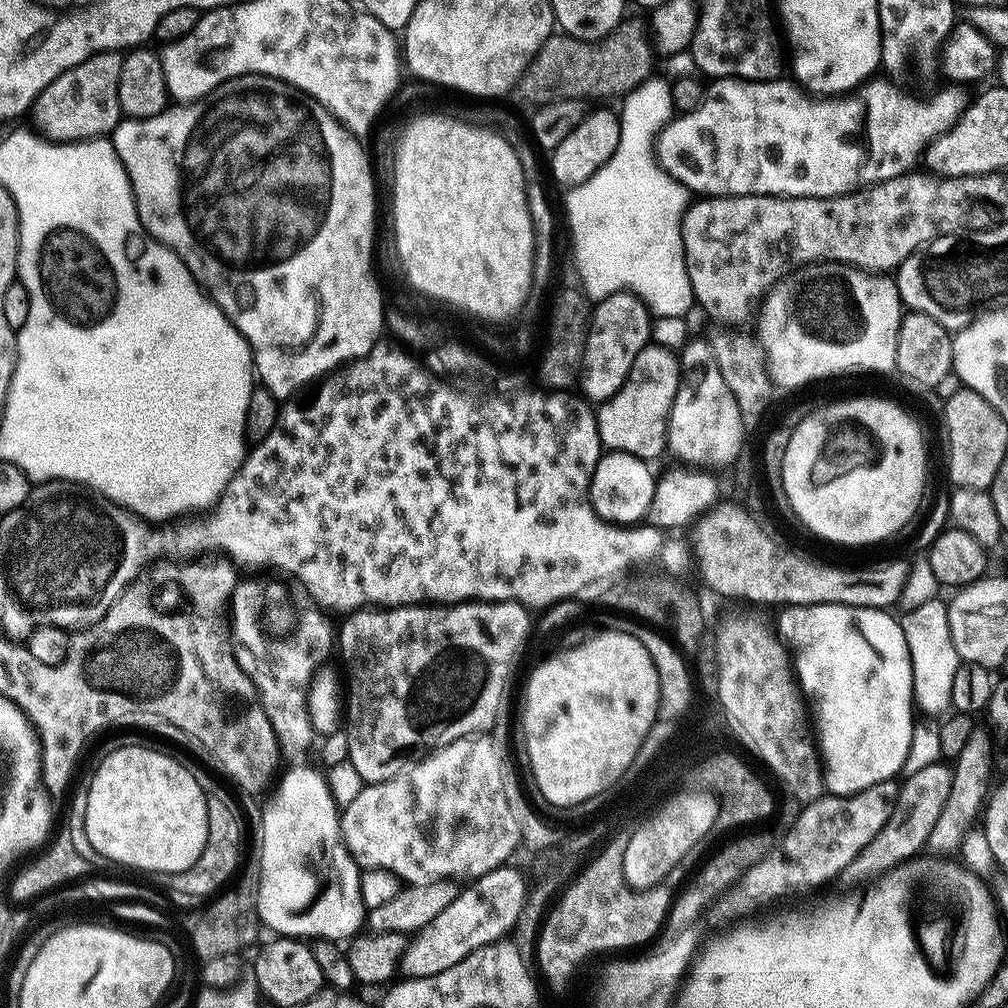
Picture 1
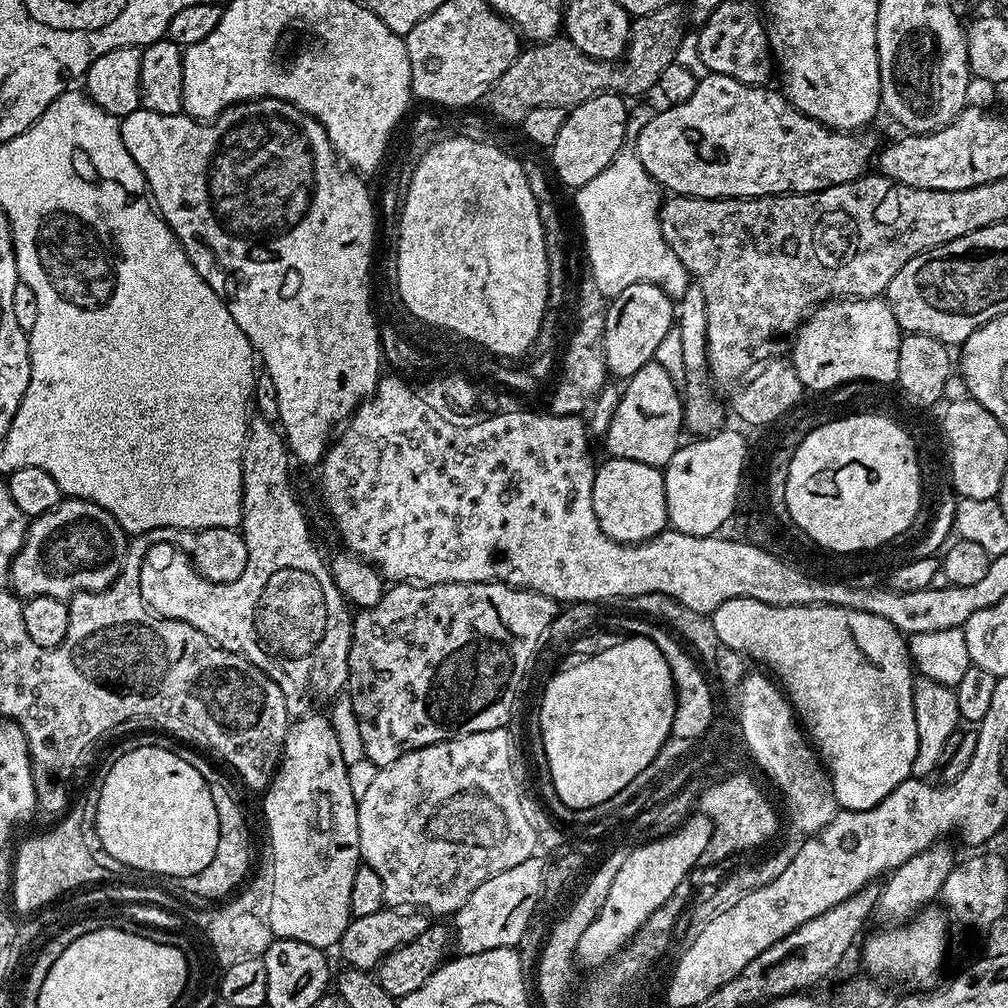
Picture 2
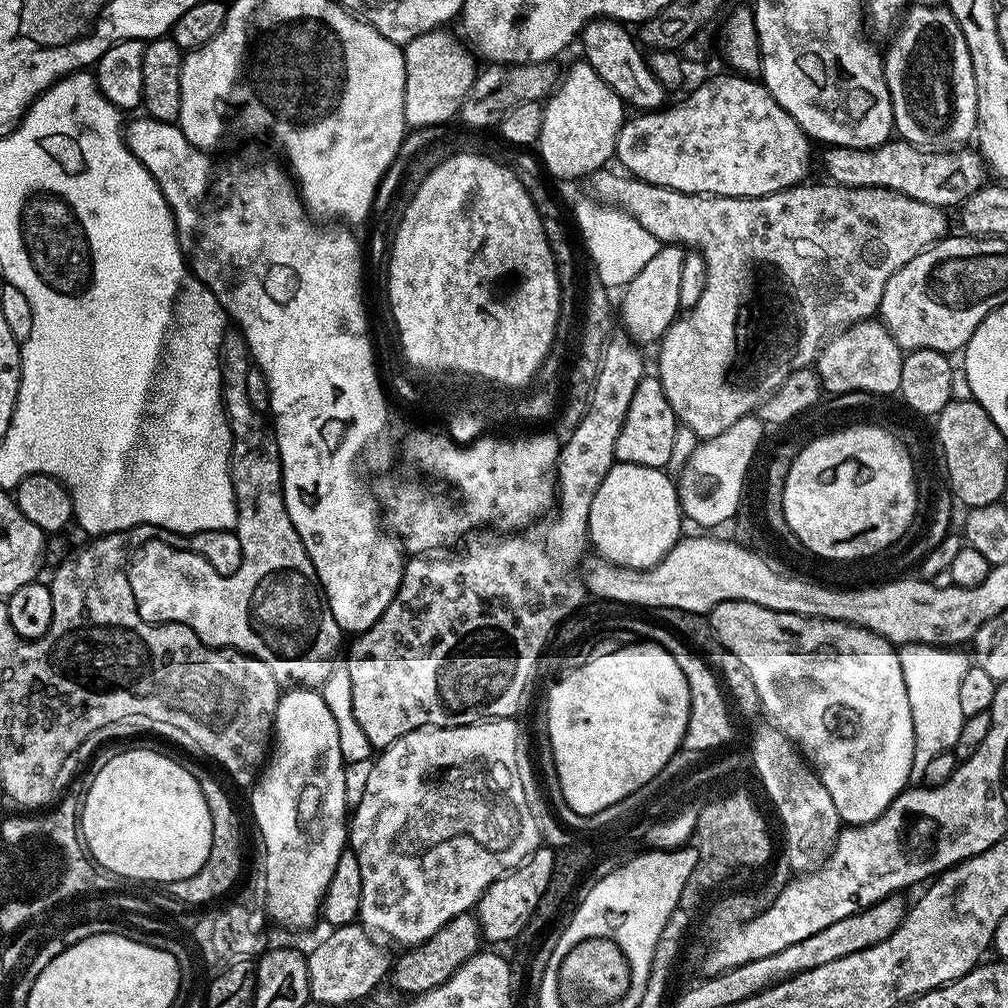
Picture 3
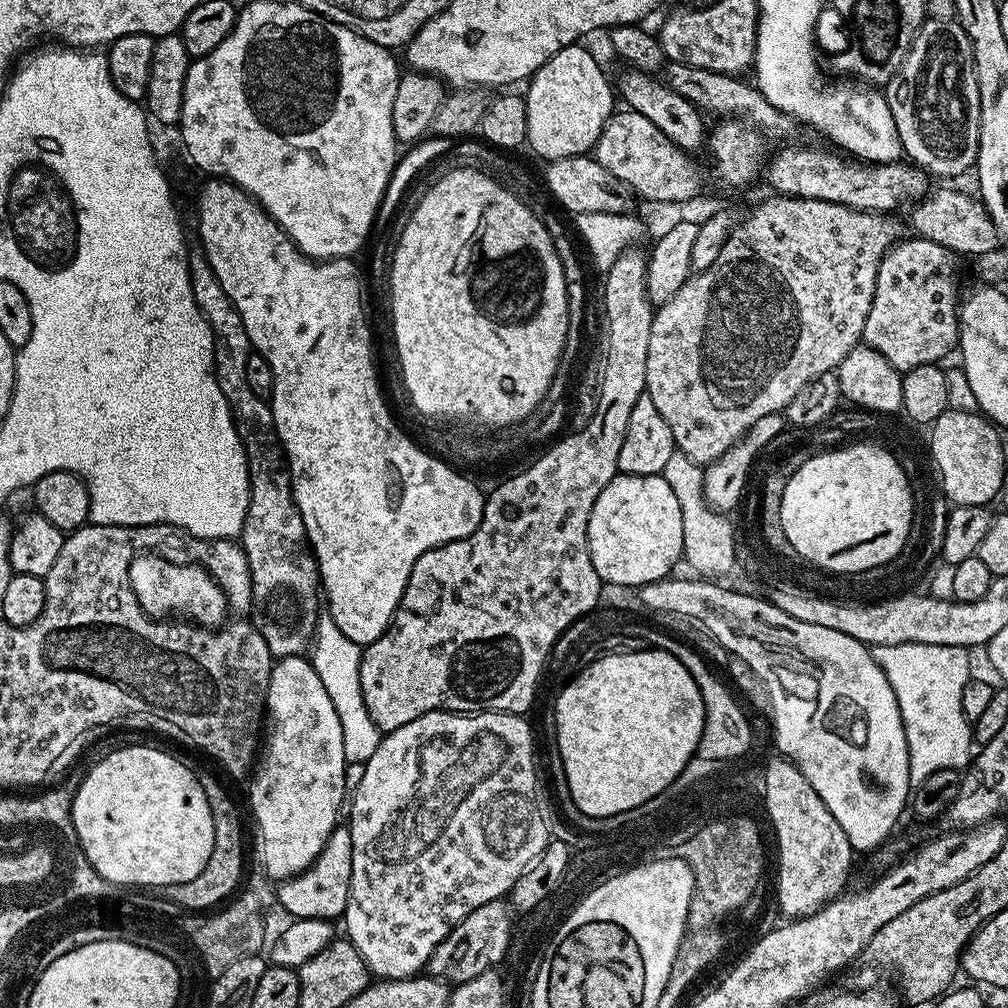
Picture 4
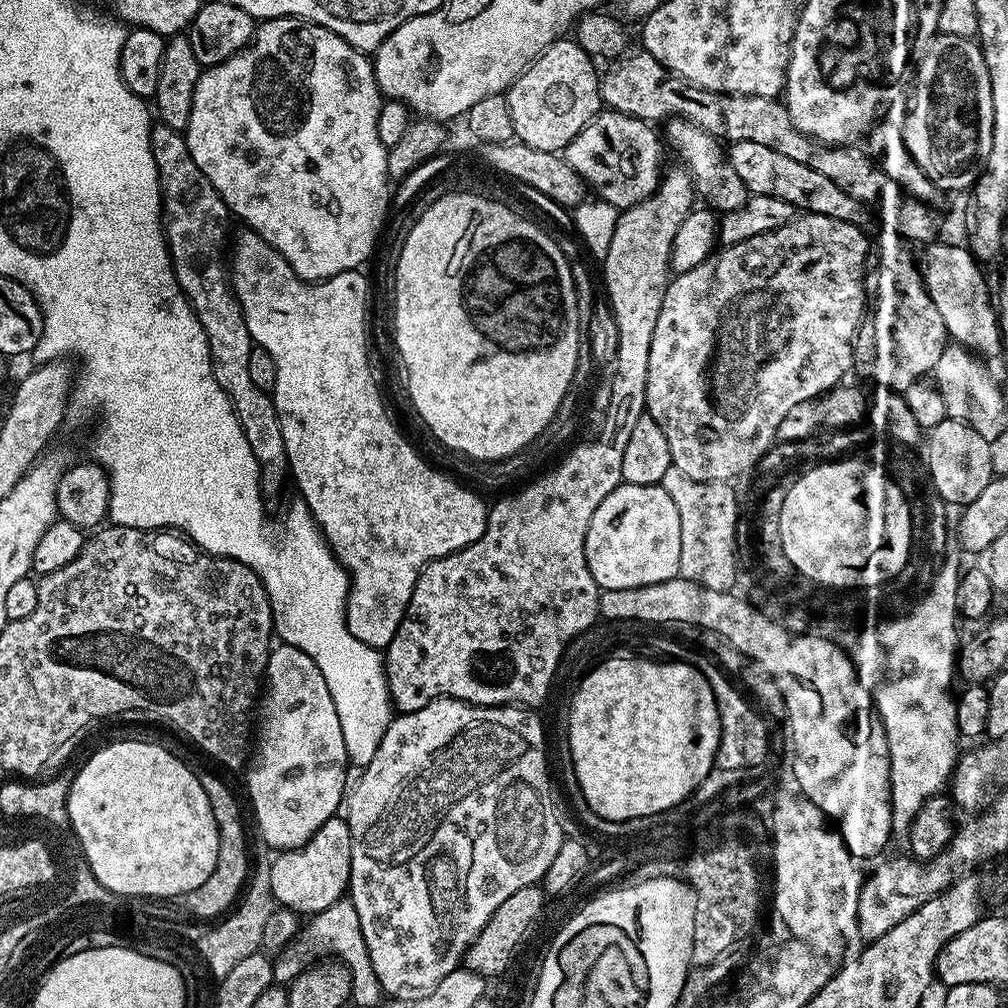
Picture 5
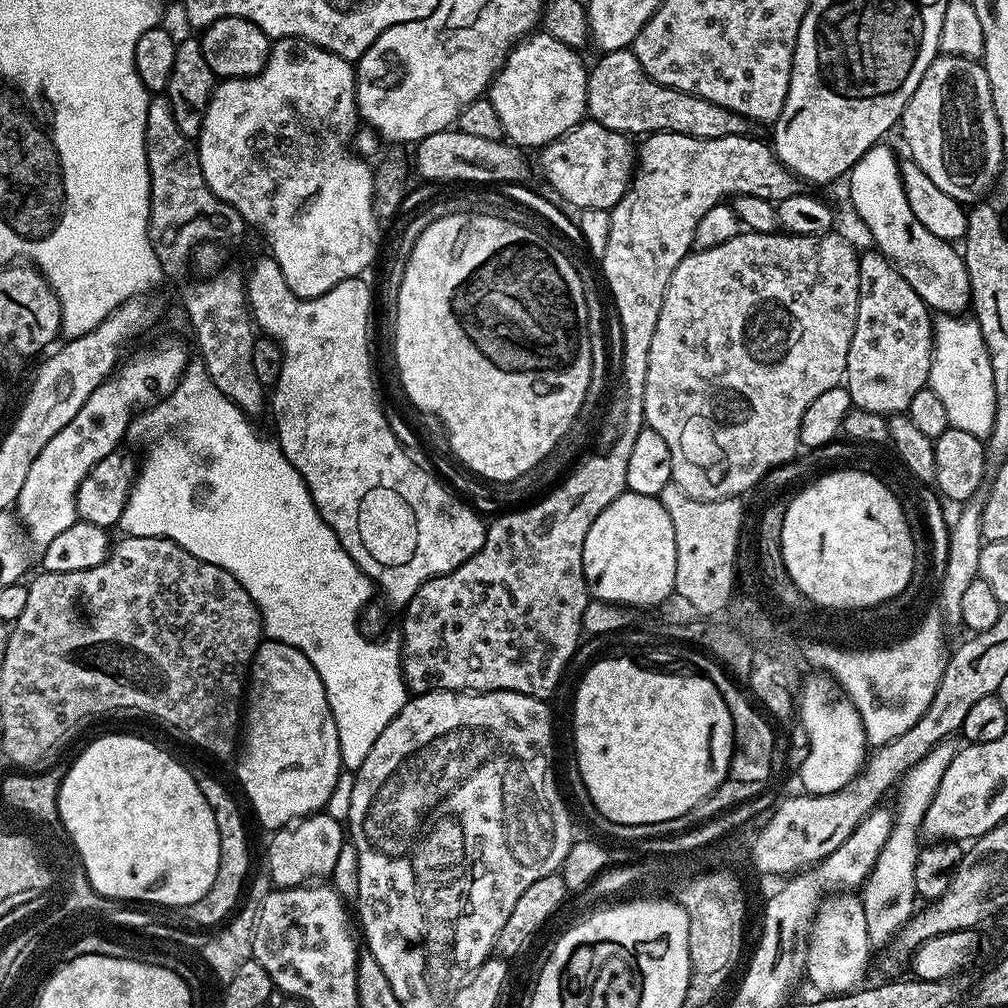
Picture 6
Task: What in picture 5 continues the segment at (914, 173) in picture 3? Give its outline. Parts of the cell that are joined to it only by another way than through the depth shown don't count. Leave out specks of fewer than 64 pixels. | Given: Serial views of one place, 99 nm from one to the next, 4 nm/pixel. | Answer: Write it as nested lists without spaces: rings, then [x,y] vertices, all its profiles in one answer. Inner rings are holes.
[[[735,141],[727,149],[728,161],[734,166],[738,178],[747,186],[749,193],[757,196],[773,196],[782,198],[792,204],[793,209],[801,213],[813,212],[822,214],[826,218],[838,218],[839,220],[863,221],[865,205],[859,204],[842,186],[830,182],[826,174],[818,174],[810,166],[802,162],[794,162],[794,158],[786,158],[786,154],[778,154],[770,146],[762,146],[758,142]]]

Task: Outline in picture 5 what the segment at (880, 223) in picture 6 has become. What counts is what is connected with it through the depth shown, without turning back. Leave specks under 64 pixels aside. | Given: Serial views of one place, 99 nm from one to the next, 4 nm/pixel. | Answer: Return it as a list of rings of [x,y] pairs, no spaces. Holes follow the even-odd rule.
[[[932,242],[924,253],[919,253],[918,267],[924,277],[924,285],[938,306],[938,314],[942,314],[942,322],[946,322],[949,337],[961,348],[981,357],[1001,355],[1000,322],[998,308],[994,296],[988,293],[988,284],[984,281],[981,261],[972,255],[963,243],[940,244]]]

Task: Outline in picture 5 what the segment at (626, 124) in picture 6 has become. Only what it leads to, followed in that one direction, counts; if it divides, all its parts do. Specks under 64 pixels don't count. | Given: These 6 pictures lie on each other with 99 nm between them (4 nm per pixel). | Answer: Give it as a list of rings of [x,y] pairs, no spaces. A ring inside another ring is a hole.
[[[643,50],[625,54],[619,60],[609,63],[608,73],[600,76],[600,99],[605,109],[630,114],[639,120],[649,122],[667,121],[681,116],[694,122],[721,142],[758,142],[802,162],[818,174],[826,174],[830,182],[842,186],[859,204],[880,208],[880,216],[909,242],[924,240],[932,242],[936,236],[936,216],[929,205],[922,200],[905,194],[900,185],[874,166],[867,151],[860,146],[829,146],[820,144],[812,137],[802,134],[790,122],[790,114],[779,99],[771,96],[735,96],[714,90],[695,88],[680,76],[674,76],[663,68],[649,52]]]

